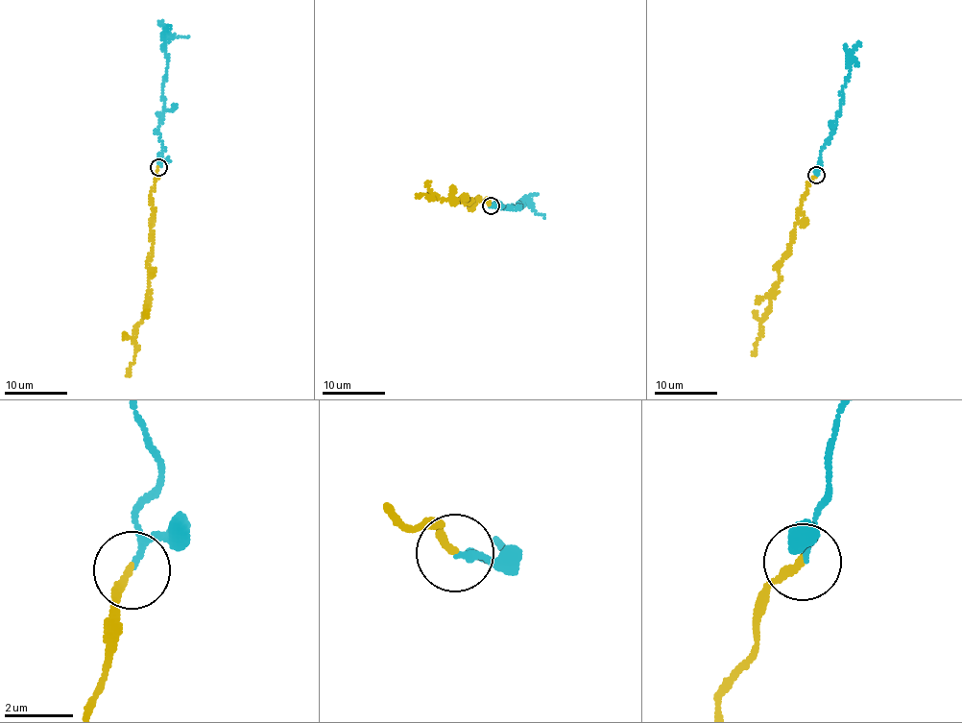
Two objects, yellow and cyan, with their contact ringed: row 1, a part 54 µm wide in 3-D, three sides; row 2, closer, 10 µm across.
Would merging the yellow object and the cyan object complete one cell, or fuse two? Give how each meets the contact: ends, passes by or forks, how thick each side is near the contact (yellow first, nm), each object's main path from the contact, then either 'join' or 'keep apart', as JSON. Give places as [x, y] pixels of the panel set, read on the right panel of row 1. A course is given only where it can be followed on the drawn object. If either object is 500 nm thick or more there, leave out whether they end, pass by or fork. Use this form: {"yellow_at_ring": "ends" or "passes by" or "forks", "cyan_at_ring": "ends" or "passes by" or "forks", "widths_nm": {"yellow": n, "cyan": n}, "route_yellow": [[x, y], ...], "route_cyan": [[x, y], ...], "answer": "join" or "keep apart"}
{"yellow_at_ring": "ends", "cyan_at_ring": "passes by", "widths_nm": {"yellow": 220, "cyan": 130}, "route_yellow": [[816, 175], [796, 211], [793, 242], [778, 268], [779, 282], [773, 289], [752, 354]], "route_cyan": [[817, 175], [821, 156], [839, 111], [842, 88], [850, 75], [849, 62], [852, 60], [857, 67]], "answer": "join"}

